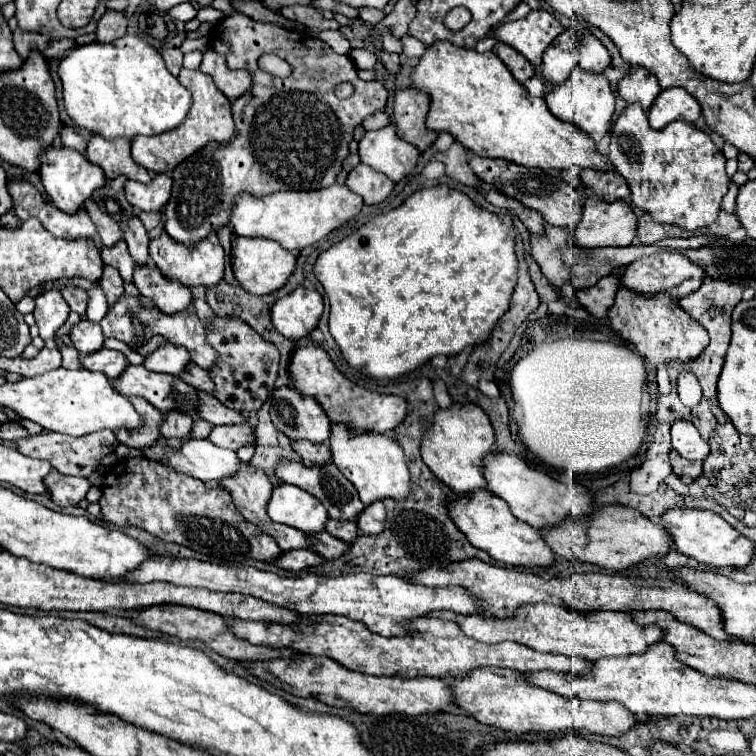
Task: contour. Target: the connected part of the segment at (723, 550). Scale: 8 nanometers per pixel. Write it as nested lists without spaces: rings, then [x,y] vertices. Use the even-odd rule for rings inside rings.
[[[667,509],[661,515],[665,531],[673,537],[673,547],[697,559],[699,563],[715,565],[715,567],[745,567],[753,559],[753,543],[743,537],[737,529],[733,529],[723,517],[711,511],[697,511],[697,509]]]

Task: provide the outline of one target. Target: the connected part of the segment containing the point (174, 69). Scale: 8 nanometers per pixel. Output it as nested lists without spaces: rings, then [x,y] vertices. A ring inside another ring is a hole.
[[[163,49],[163,59],[167,63],[167,69],[173,73],[173,75],[179,75],[179,69],[183,67],[183,53],[179,49]]]

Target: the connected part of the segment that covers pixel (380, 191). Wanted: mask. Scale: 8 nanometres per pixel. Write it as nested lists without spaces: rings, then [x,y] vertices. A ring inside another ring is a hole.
[[[359,163],[349,171],[347,187],[361,195],[367,205],[375,205],[389,197],[389,193],[393,191],[393,181],[387,175],[373,171],[365,163]]]

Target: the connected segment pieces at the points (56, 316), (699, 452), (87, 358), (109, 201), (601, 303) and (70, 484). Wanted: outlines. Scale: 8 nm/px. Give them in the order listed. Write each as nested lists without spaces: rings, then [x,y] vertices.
[[[43,291],[35,297],[35,321],[39,327],[39,335],[43,339],[53,339],[55,331],[67,321],[69,305],[61,297],[59,291]]]
[[[679,419],[671,425],[671,439],[673,439],[673,449],[681,453],[681,457],[689,461],[703,461],[709,455],[709,445],[703,441],[699,435],[697,427],[691,421]]]
[[[103,347],[103,351],[95,351],[93,355],[79,355],[79,361],[85,369],[99,371],[109,379],[117,379],[129,365],[127,357],[121,351],[113,351],[107,347]]]
[[[119,175],[115,179],[107,179],[105,187],[99,187],[93,191],[93,201],[101,207],[101,211],[109,213],[115,221],[127,221],[133,217],[133,207],[125,199],[125,175]]]
[[[609,273],[603,279],[599,279],[599,283],[595,283],[593,287],[575,290],[575,297],[591,315],[601,319],[607,315],[609,307],[615,301],[615,293],[619,289],[617,277],[619,277],[617,273]]]
[[[51,471],[45,477],[45,487],[55,505],[67,507],[67,505],[77,505],[81,499],[85,499],[91,483],[85,477],[69,477],[69,475],[65,477],[57,471]]]

